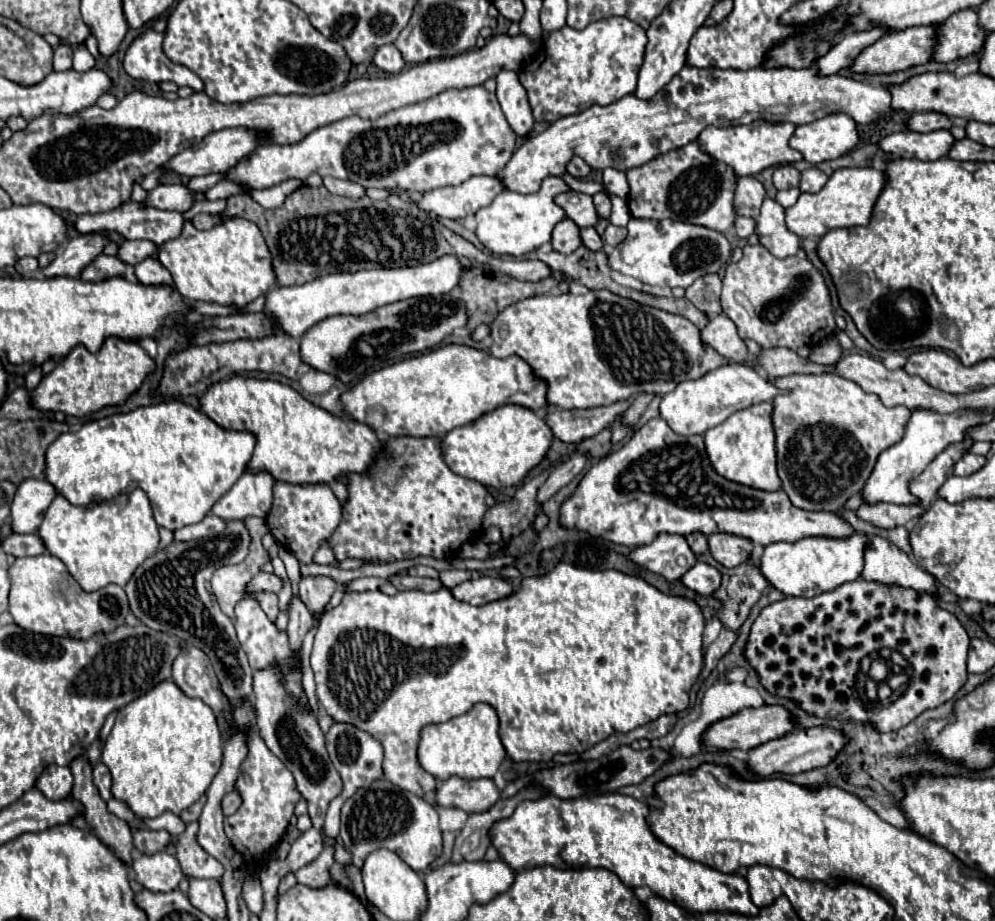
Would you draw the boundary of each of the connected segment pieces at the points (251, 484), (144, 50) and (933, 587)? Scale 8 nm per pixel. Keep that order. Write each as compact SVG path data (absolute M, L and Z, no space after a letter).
M244 473L234 487L214 503L212 515L222 519L244 519L250 515L266 517L272 505L274 479L268 473Z
M146 29L126 51L126 73L134 79L144 79L150 83L174 81L178 87L188 85L194 91L202 91L204 83L196 73L192 73L188 67L176 65L170 59L166 59L166 53L162 51L162 39L164 33Z
M878 535L868 537L862 579L886 583L888 587L910 587L918 595L938 595L936 579L920 569L902 549Z

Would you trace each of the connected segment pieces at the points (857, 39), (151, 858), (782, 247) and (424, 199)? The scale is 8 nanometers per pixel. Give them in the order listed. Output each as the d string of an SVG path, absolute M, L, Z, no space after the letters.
M878 27L870 29L870 31L862 31L862 33L844 33L840 43L832 45L826 55L822 55L814 61L818 75L832 75L832 73L838 73L840 69L848 67L864 47L872 45L882 35L886 35L886 29L878 29Z
M134 848L132 858L131 868L136 873L136 881L142 883L142 887L146 887L152 893L168 893L178 889L178 883L184 875L174 855L166 851L146 855Z
M764 199L760 217L756 219L756 233L760 243L776 257L790 257L802 249L802 237L786 231L786 209L774 199Z
M472 177L458 187L440 187L424 193L414 201L408 193L402 193L406 203L416 203L418 209L426 213L436 213L436 217L464 219L474 215L478 209L492 203L492 199L502 191L502 185L496 177Z

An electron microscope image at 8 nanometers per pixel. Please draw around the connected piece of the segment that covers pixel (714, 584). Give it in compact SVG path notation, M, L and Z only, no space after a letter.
M696 561L696 565L694 567L690 567L688 571L686 571L686 575L682 575L682 583L688 587L688 589L692 589L692 591L696 591L696 593L700 593L700 595L712 595L716 589L718 589L718 585L720 585L720 573L714 569L714 567L710 567L708 563L702 563L702 561Z

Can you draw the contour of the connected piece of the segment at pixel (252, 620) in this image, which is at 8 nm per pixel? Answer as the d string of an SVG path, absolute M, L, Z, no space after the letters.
M242 599L236 609L236 633L242 649L248 655L252 669L264 669L274 661L292 667L292 653L286 633L278 633L254 599Z

